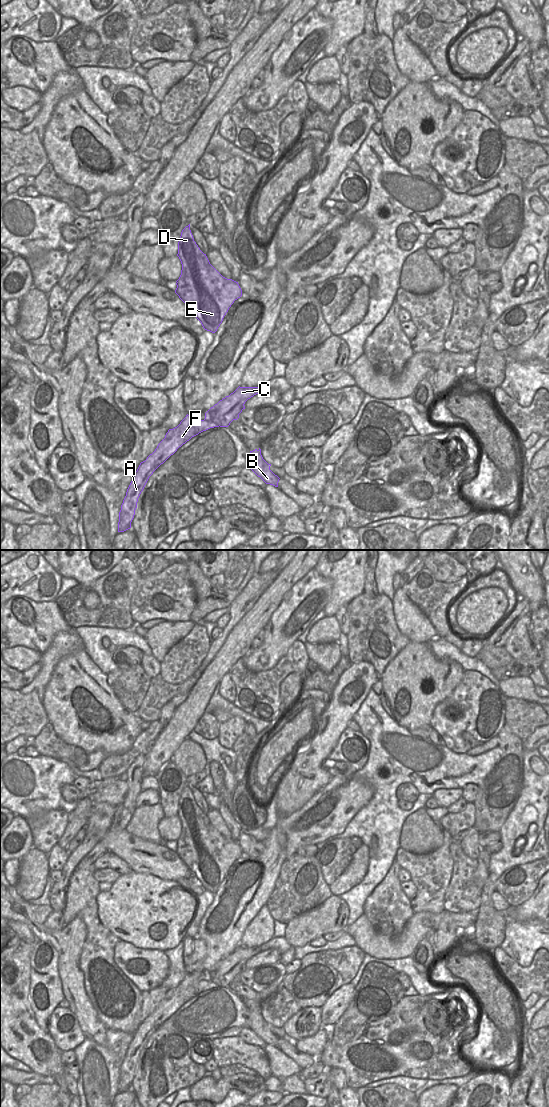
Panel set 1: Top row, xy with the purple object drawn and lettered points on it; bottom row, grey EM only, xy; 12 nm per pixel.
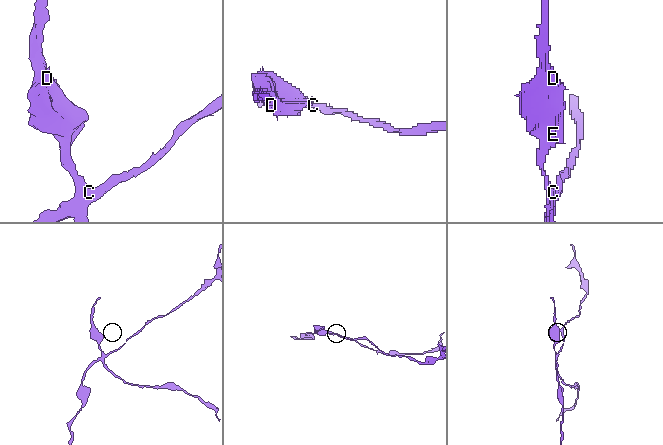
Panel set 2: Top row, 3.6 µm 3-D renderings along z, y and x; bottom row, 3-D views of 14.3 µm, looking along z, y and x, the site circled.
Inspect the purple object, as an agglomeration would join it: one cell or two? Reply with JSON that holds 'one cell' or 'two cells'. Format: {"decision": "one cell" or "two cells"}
{"decision": "two cells"}

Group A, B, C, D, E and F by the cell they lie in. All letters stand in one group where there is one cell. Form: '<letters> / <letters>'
A C F / B D E

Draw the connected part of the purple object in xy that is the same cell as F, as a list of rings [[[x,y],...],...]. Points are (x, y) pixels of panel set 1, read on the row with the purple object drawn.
[[[239,386],[226,399],[223,398],[211,407],[205,413],[204,420],[198,420],[196,416],[187,414],[177,427],[169,429],[155,451],[145,461],[140,463],[137,471],[133,474],[133,479],[127,489],[119,512],[118,532],[124,532],[131,528],[138,498],[149,477],[161,464],[192,437],[210,428],[219,427],[223,417],[230,413],[237,404],[242,401],[246,402],[259,392],[259,387]]]

